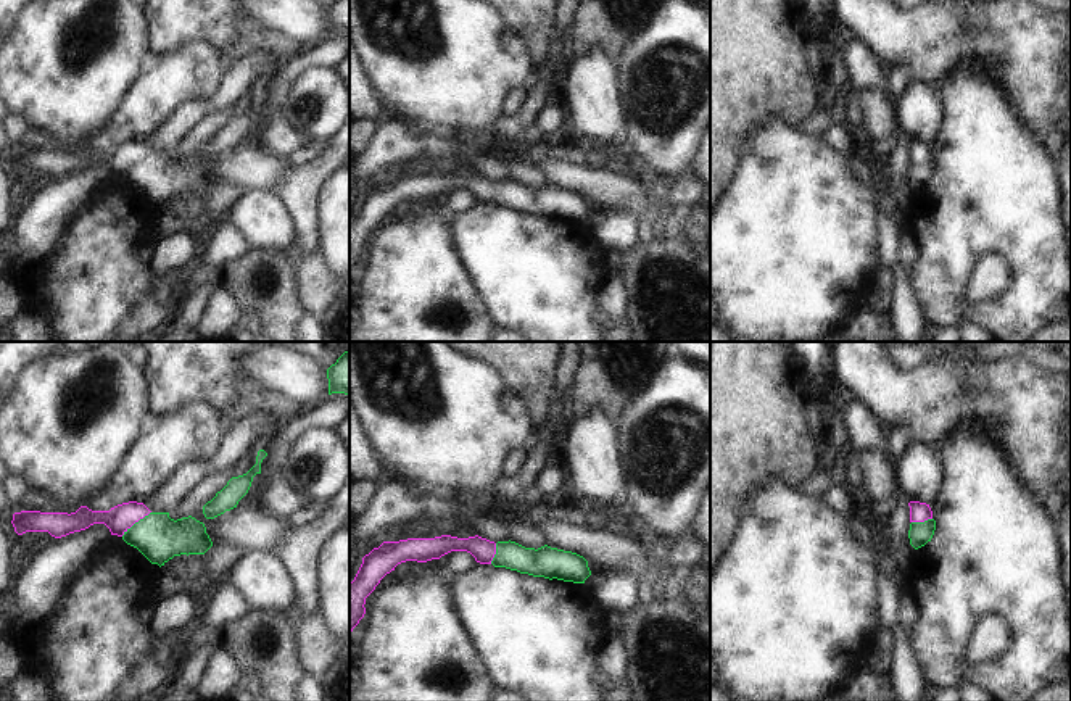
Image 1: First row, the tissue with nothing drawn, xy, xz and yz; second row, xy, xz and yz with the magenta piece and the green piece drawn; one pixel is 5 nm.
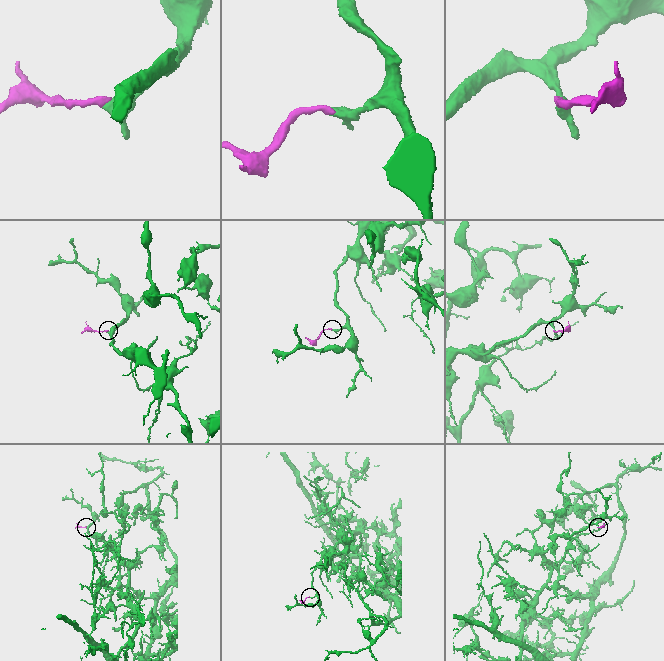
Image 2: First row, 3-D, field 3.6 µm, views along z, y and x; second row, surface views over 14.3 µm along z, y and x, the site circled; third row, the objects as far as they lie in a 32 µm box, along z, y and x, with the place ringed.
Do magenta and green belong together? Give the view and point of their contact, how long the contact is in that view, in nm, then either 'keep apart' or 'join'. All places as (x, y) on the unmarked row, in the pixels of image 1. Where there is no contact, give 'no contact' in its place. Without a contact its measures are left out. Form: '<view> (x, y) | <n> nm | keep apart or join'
xy (136, 160) | 200 nm | join

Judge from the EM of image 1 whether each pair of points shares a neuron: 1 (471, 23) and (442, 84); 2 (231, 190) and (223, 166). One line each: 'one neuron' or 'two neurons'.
1: one neuron
2: two neurons

